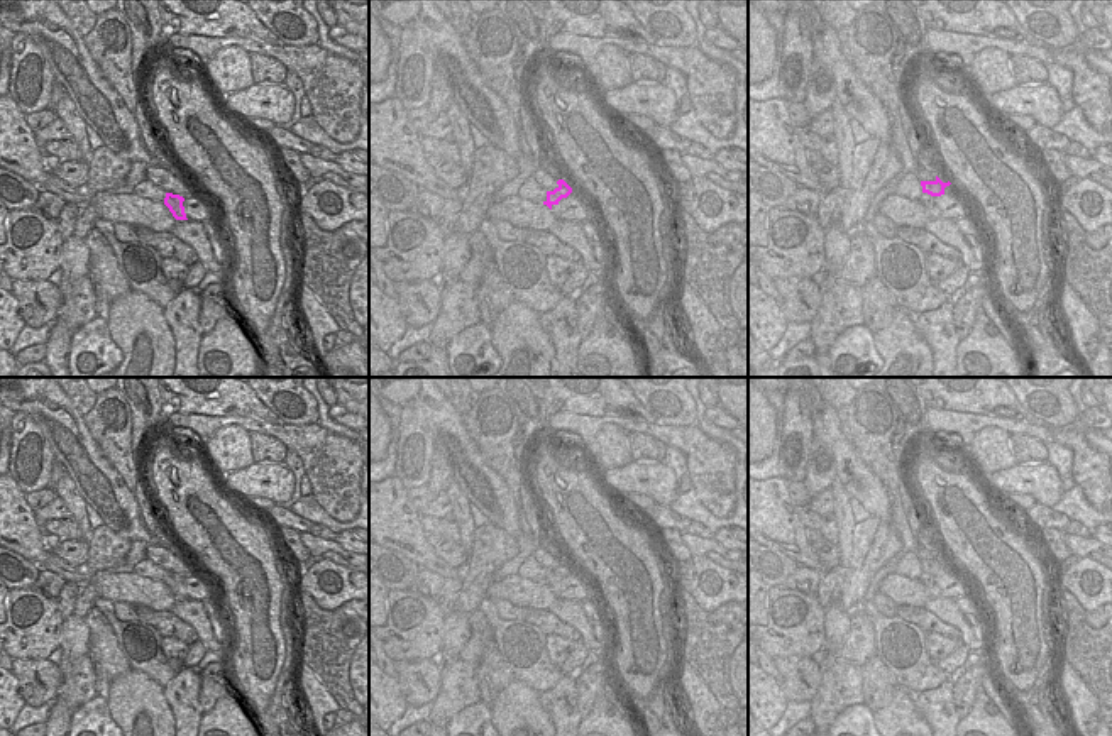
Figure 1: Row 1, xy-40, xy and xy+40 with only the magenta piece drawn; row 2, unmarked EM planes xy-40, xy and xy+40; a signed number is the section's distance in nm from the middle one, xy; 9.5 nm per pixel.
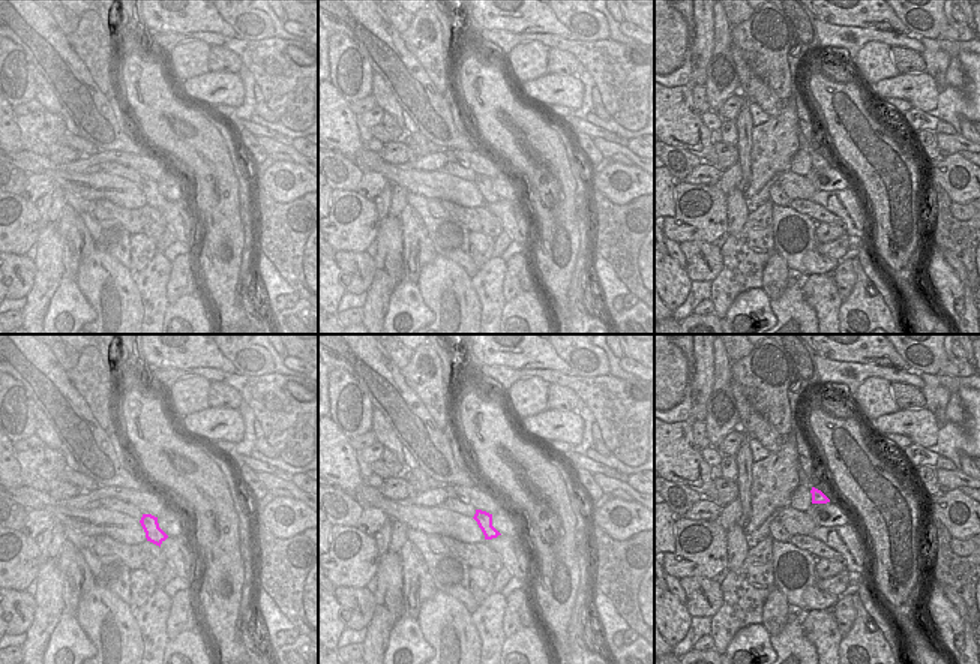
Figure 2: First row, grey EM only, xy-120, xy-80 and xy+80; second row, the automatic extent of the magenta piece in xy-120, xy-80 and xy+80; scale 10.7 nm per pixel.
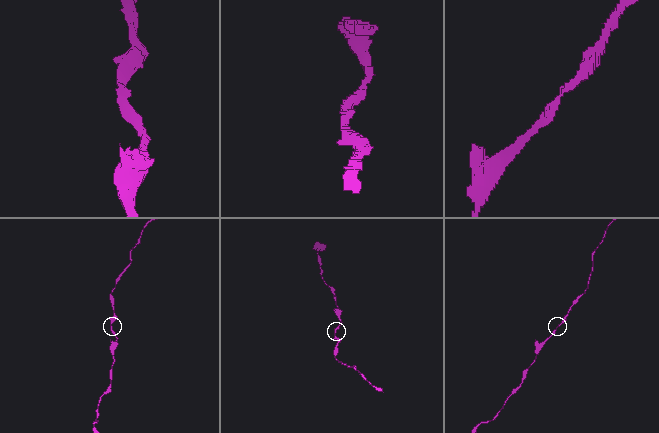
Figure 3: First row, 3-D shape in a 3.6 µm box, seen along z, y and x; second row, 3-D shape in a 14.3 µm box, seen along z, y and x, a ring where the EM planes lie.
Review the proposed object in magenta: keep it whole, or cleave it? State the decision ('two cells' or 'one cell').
one cell

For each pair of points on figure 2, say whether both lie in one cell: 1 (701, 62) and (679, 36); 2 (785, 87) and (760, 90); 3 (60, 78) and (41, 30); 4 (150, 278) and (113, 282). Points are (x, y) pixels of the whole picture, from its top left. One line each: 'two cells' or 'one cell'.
1: two cells
2: two cells
3: one cell
4: two cells

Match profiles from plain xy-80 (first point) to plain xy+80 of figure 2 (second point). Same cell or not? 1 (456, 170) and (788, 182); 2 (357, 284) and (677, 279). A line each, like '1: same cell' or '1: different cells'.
1: different cells
2: different cells

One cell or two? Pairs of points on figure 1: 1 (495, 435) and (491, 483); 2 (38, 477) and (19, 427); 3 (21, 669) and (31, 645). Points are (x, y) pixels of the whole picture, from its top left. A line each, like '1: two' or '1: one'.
1: two
2: one
3: two

